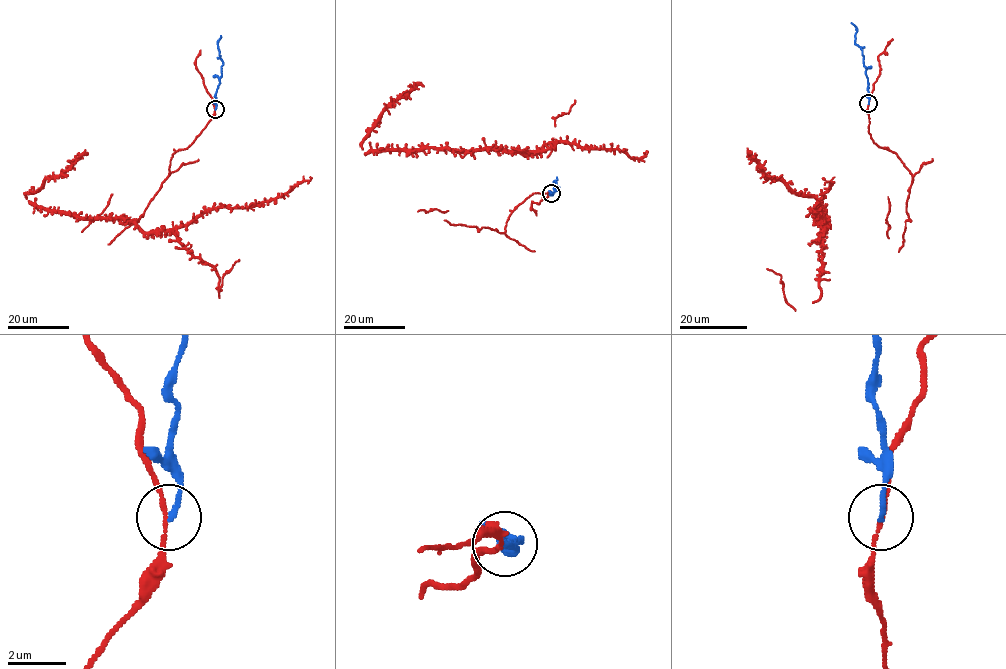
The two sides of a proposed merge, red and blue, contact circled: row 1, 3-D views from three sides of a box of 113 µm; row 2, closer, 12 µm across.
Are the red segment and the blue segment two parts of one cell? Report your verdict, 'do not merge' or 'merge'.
do not merge

